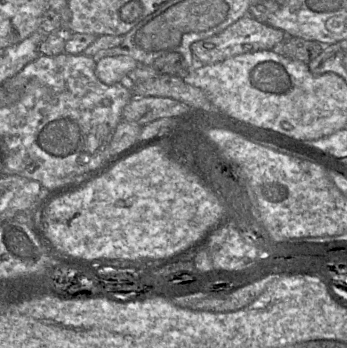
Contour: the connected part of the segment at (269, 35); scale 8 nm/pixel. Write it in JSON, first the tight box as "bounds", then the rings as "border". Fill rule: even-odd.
{"bounds":[191,12,286,65],"border":[[[248,12],[219,34],[194,42],[191,52],[199,63],[208,65],[240,54],[272,50],[286,37],[282,30],[257,21]]]}

